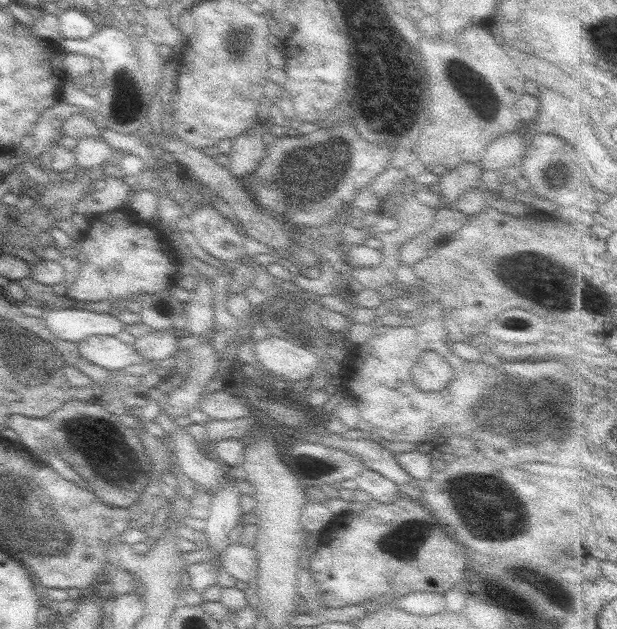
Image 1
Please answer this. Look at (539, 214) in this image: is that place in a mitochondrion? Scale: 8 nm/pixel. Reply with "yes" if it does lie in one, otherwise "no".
no

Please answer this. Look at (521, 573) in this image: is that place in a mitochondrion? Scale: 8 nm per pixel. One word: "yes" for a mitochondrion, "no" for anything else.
no

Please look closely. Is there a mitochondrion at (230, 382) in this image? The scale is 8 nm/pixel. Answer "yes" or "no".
no

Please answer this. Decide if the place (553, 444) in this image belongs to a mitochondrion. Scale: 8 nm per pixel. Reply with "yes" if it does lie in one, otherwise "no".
yes

